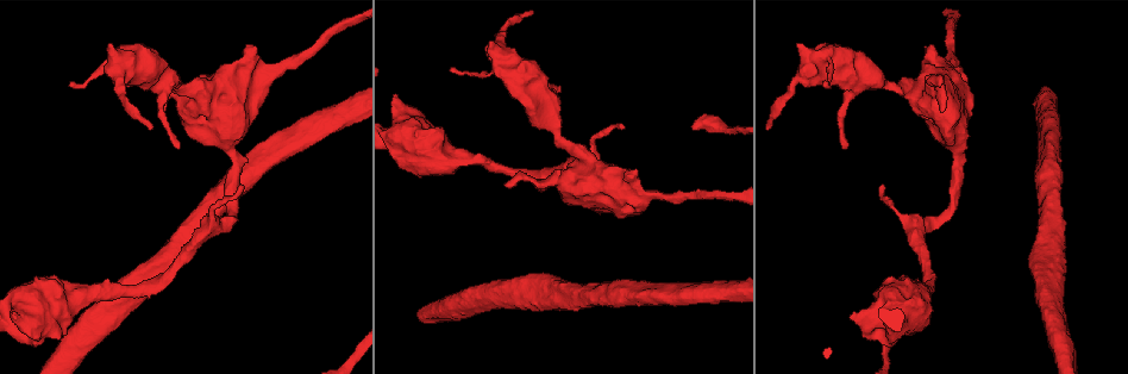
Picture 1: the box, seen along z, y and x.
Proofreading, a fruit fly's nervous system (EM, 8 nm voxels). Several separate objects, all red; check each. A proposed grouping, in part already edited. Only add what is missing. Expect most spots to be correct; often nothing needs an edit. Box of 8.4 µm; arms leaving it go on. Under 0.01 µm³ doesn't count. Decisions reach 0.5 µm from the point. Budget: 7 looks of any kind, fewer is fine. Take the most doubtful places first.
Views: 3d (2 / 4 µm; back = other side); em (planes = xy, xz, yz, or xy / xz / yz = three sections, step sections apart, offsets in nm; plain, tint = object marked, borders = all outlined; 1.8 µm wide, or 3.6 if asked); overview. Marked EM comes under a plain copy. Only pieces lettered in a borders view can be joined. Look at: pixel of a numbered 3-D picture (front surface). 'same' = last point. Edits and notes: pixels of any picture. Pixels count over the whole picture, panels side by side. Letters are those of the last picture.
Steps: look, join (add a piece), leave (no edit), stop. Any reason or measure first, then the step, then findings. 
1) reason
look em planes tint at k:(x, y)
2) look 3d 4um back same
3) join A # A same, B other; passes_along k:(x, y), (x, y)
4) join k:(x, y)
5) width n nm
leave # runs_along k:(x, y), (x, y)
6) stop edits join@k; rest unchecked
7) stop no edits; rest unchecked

an open end
look 3d 2um at 1:(938, 85)

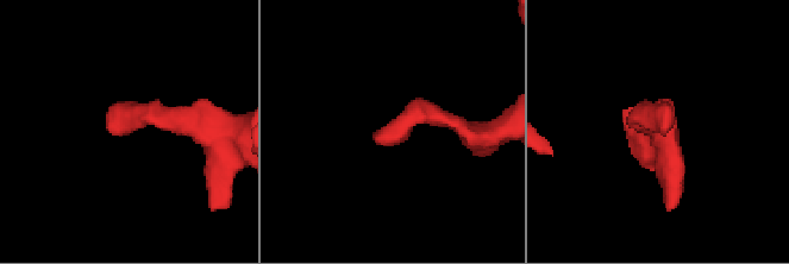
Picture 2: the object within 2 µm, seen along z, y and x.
look em planes borders at 2:(106, 128)

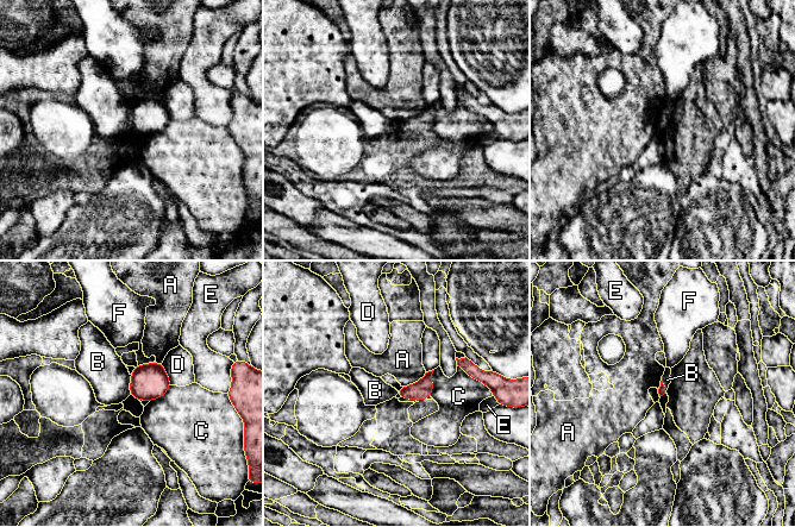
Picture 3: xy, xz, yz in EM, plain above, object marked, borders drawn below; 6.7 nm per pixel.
leave # A other, B other, C other, D other, E other, F other; border 3:(131, 375), (129, 394); no lettered piece goes on from it

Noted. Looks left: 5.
abrupt turn
look em planes tint at 1:(204, 100)

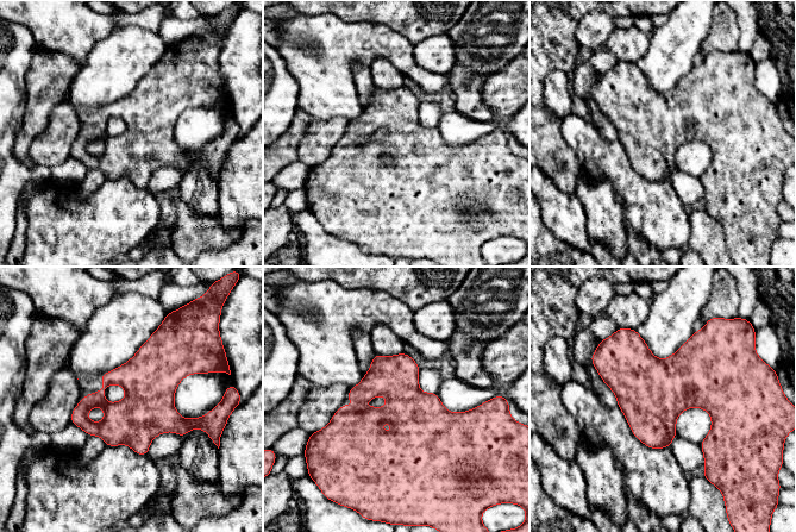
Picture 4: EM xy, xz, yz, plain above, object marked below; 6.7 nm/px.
what lies round it
look em planes borders same

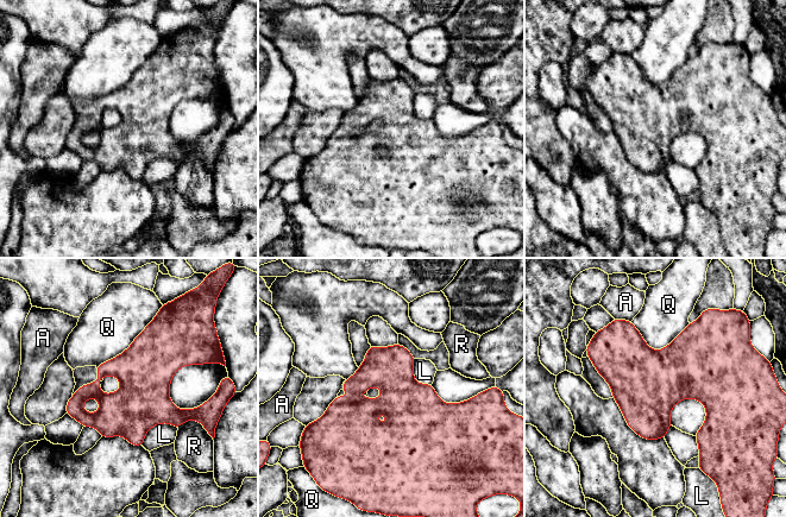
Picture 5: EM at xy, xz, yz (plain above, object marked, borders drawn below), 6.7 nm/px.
width 320 nm
leave # A other, L other, Q other, R other; border 5:(177, 429), (156, 423), (142, 446); none of them fits

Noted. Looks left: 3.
sharp bend
look em planes borders at 1:(29, 311)

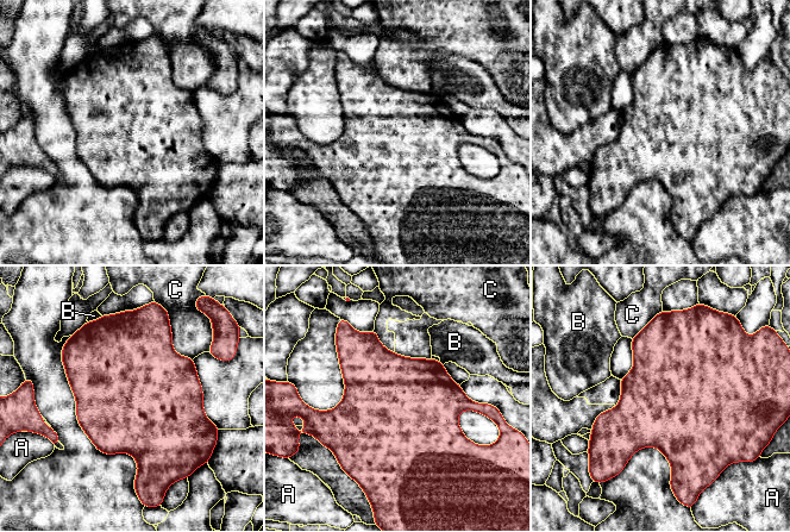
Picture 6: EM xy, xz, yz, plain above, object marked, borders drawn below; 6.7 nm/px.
leave # A other, B other, C other; border 6:(631, 338), (633, 367), (620, 380); none of them fits

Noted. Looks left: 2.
stop no edits; rest unchecked

